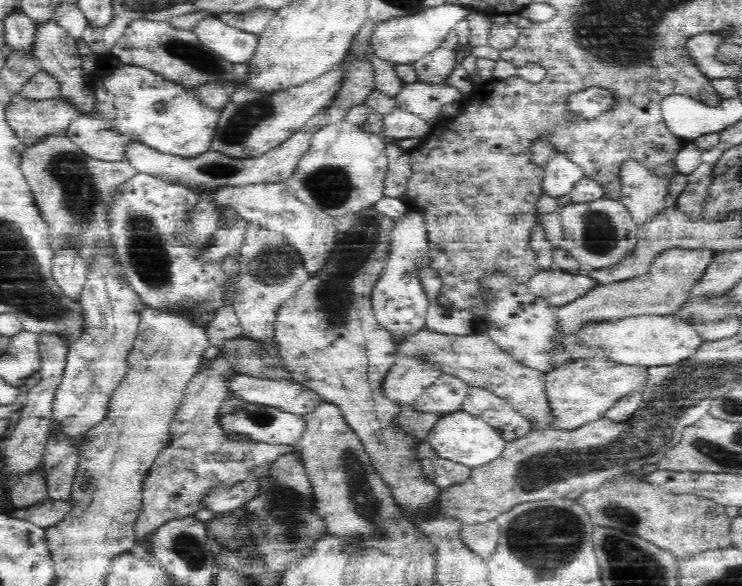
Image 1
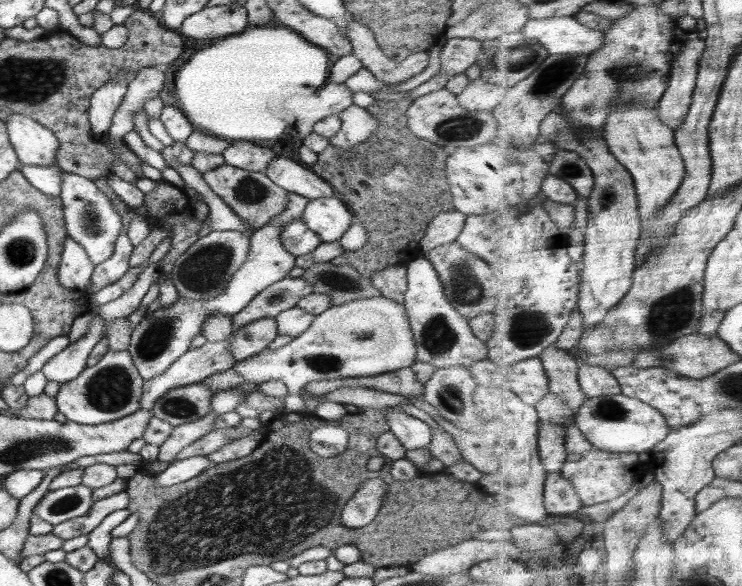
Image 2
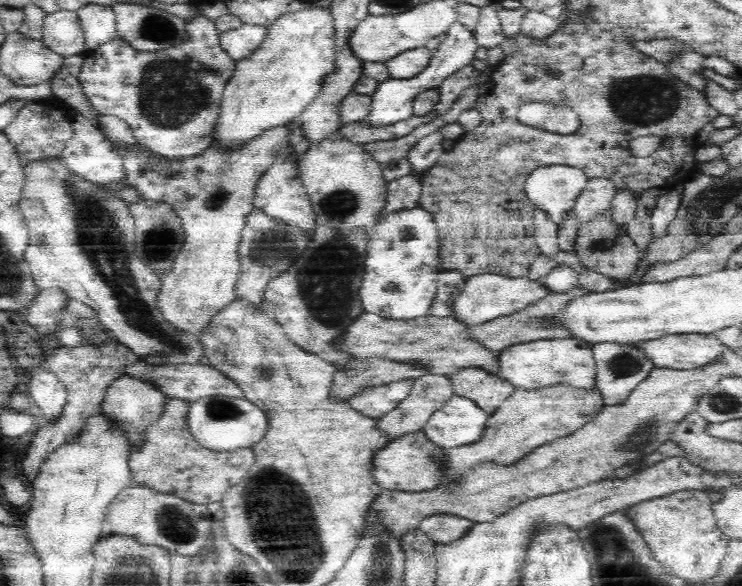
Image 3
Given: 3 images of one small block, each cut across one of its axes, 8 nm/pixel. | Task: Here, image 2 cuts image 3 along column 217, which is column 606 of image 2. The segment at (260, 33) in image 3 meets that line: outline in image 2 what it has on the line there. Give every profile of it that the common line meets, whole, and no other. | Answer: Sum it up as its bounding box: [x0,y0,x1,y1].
[522,16,608,55]

